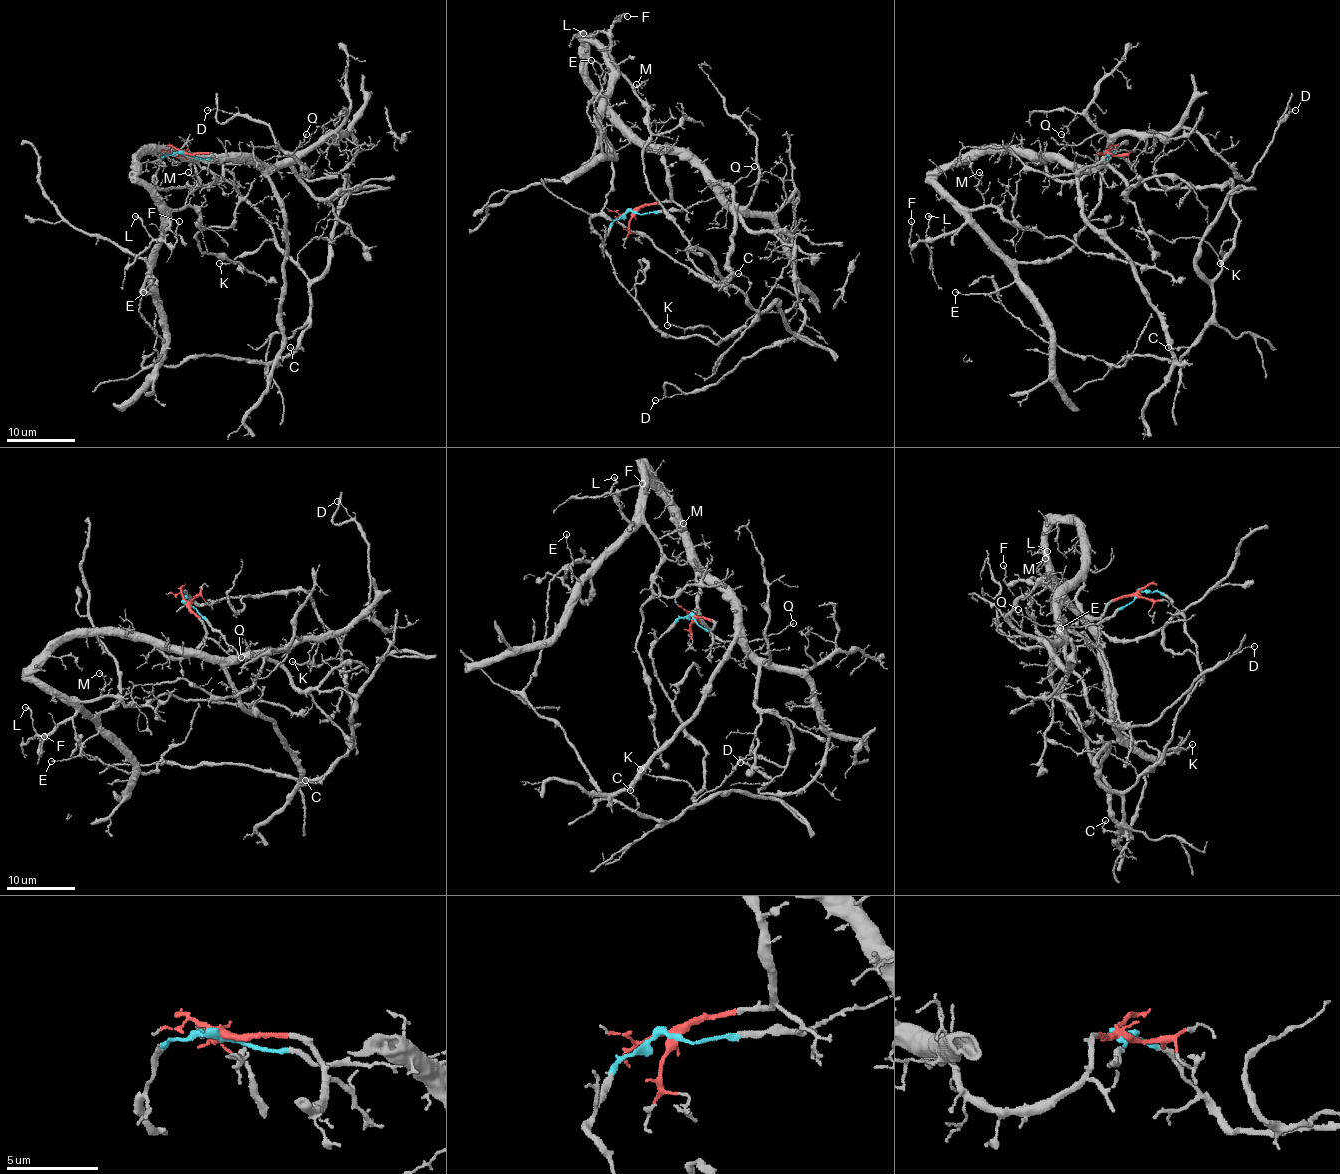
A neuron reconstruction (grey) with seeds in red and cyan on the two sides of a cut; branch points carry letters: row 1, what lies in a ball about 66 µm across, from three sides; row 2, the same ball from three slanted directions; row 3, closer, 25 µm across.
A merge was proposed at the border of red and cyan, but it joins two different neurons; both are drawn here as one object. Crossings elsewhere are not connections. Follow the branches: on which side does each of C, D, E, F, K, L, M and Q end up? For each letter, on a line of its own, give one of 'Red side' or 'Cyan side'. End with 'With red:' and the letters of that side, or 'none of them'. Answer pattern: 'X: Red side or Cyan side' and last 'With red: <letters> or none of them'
C: Cyan side
D: Red side
E: Red side
F: Red side
K: Cyan side
L: Red side
M: Red side
Q: Cyan side
With red: D, E, F, L, M

